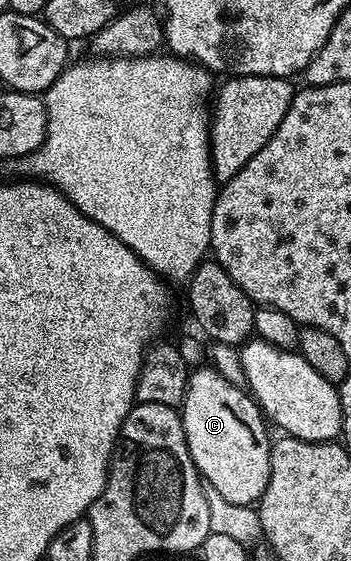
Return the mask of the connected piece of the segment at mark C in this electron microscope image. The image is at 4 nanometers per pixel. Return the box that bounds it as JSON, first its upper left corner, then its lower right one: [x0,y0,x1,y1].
[181,365,273,507]

